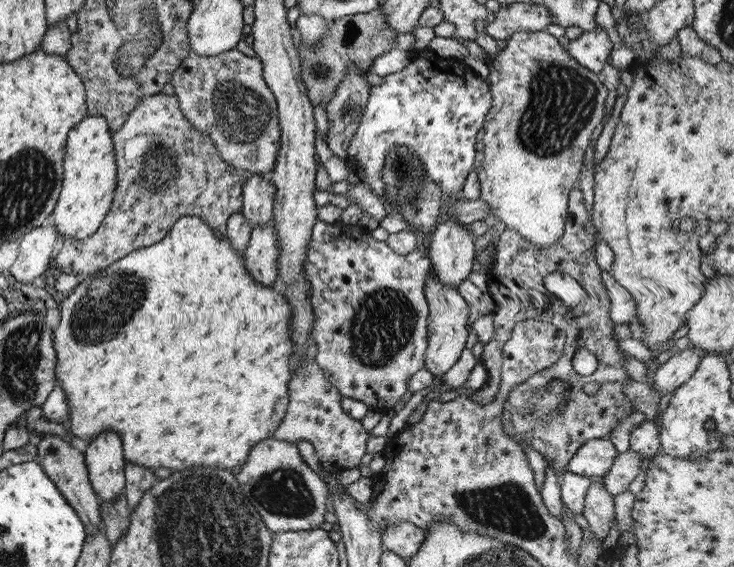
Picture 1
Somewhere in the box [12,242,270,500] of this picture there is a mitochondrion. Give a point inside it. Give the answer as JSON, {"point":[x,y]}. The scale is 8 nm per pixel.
{"point":[110,302]}

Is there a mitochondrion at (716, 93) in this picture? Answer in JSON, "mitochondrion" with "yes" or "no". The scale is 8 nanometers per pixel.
{"mitochondrion":"no"}

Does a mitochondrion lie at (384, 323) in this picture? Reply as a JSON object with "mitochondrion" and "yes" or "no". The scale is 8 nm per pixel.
{"mitochondrion":"yes"}

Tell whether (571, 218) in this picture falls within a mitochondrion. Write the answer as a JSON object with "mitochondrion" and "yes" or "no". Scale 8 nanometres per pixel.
{"mitochondrion":"no"}

